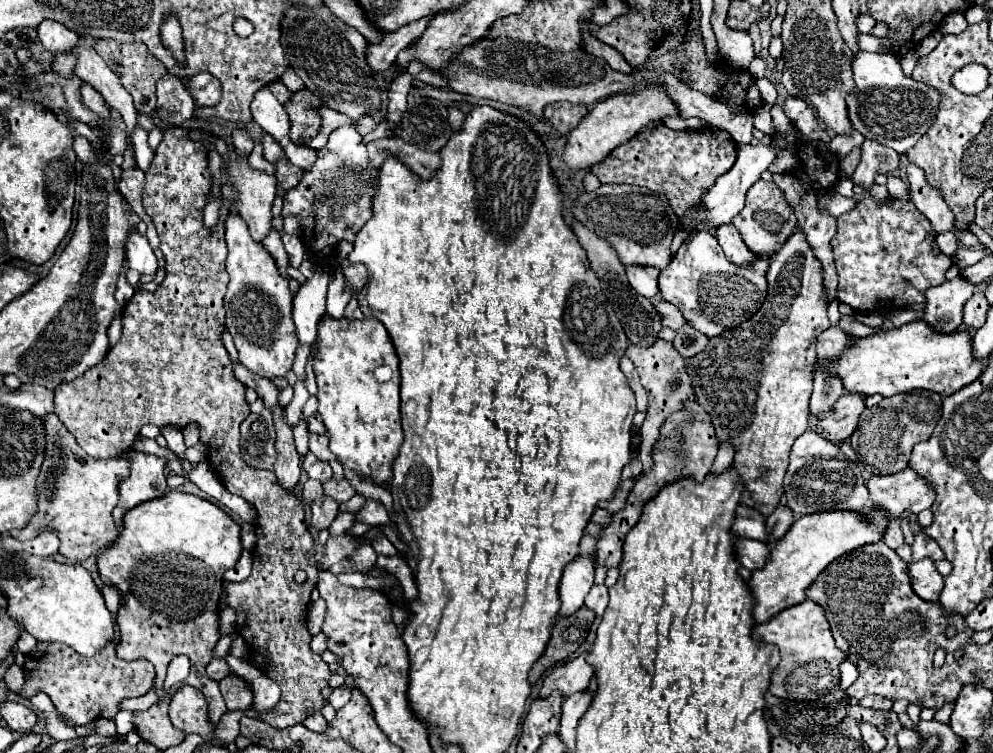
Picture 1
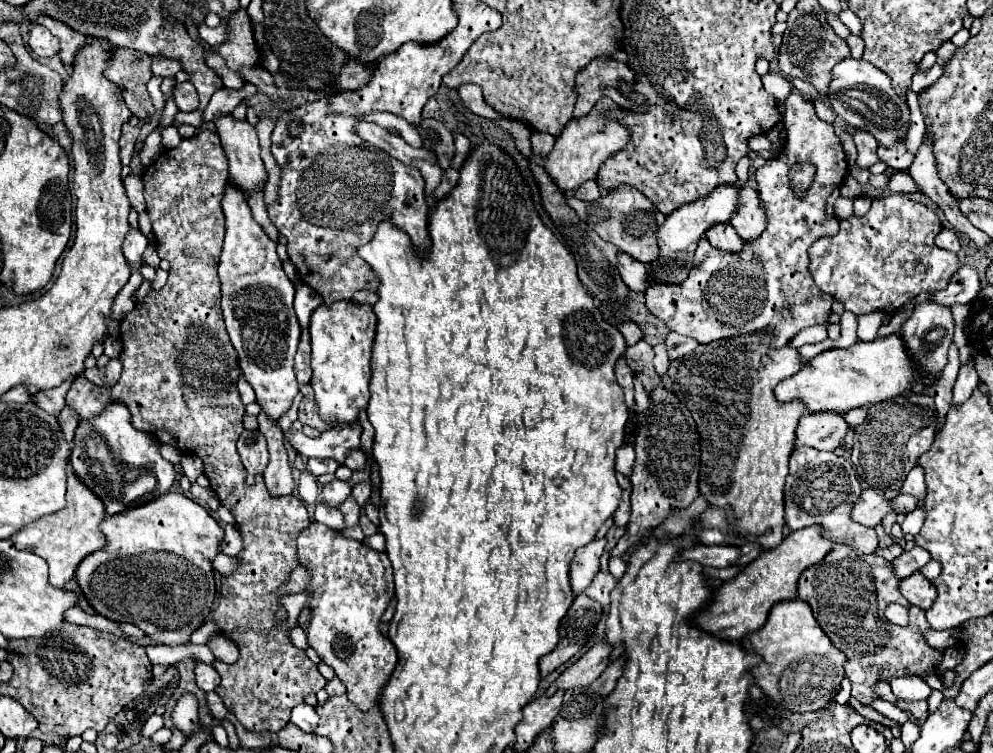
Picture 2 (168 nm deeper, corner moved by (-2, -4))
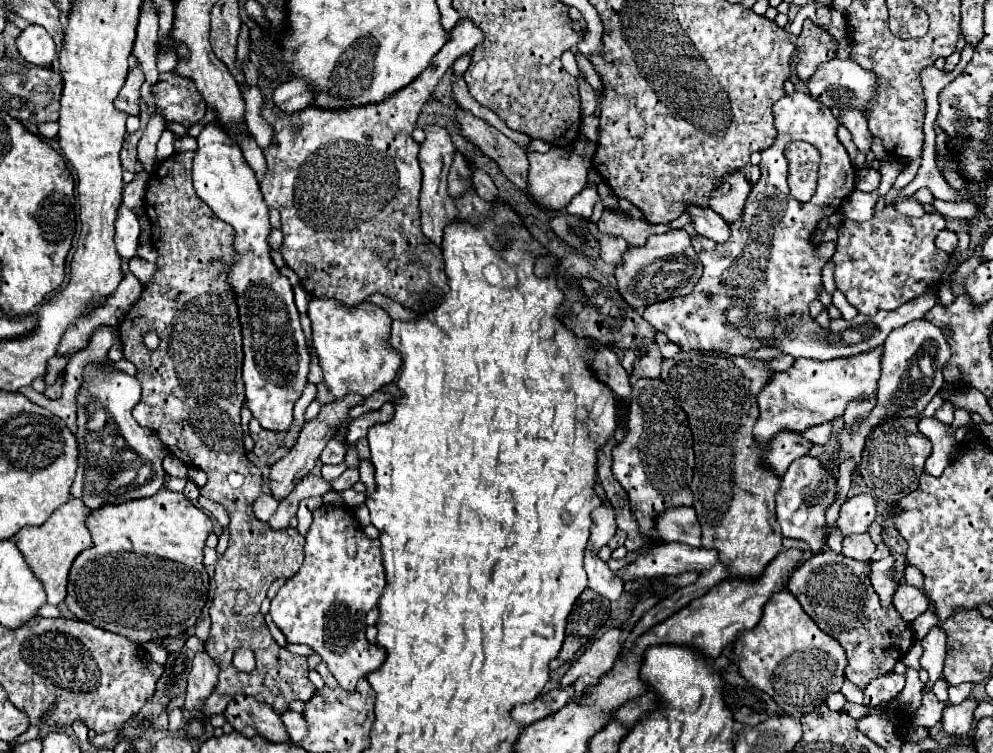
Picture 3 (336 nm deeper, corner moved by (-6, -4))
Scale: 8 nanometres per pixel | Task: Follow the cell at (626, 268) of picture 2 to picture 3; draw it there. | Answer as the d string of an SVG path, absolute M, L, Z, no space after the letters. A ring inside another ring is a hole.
M596 232L596 238L600 240L600 256L604 262L612 264L614 268L622 266L622 258L626 254L626 242L622 238L612 238L612 236L604 236L600 232Z

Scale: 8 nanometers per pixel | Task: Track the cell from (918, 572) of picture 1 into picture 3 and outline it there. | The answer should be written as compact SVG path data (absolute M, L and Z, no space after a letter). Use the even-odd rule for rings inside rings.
M900 584L894 592L894 600L896 610L900 612L900 616L904 616L904 620L912 622L914 618L918 618L920 614L924 614L930 606L930 600L926 598L926 594L910 584Z

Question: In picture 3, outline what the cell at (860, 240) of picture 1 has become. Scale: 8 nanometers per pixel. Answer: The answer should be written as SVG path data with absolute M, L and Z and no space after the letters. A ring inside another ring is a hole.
M892 204L876 212L866 222L844 220L838 228L838 246L832 256L836 288L860 314L876 314L878 310L896 310L900 304L920 296L940 282L950 254L936 248L934 238L946 228L944 216L926 212L920 218L900 214Z

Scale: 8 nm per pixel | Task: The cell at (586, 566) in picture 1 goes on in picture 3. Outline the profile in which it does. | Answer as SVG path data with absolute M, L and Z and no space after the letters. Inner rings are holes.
M604 502L596 512L592 512L592 534L588 540L588 550L592 550L594 554L600 552L600 548L608 546L608 542L614 538L616 534L616 522L614 522L614 510L610 508L608 502Z

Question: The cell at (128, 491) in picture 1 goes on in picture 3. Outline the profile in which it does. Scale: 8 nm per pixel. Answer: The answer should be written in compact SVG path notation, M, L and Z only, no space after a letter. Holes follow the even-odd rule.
M88 364L84 368L84 382L78 392L78 470L76 480L72 484L72 496L84 500L84 504L92 510L98 510L106 504L120 504L130 502L136 498L146 498L156 494L166 480L166 472L162 468L162 460L166 458L168 450L160 442L160 438L152 432L142 428L132 418L132 408L140 402L140 382L134 376L126 376L122 372L106 374L98 370L98 364Z

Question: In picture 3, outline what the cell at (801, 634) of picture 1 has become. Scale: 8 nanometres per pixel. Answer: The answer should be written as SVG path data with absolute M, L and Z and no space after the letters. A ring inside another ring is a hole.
M782 590L772 594L764 606L760 624L742 632L734 642L734 662L740 674L762 692L770 694L784 712L808 714L826 702L826 696L840 692L848 664L844 648L816 628L814 620L800 608L800 602Z

